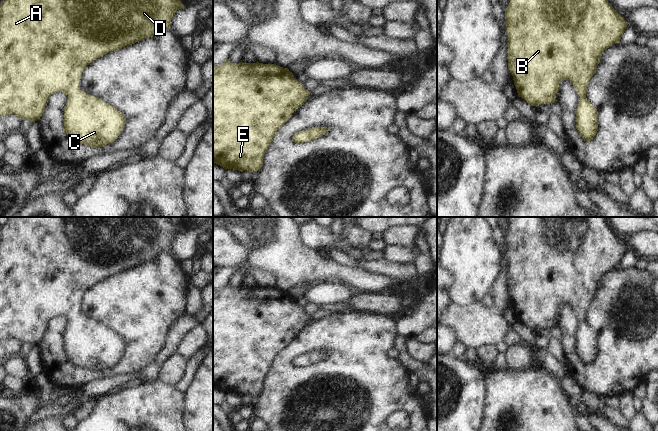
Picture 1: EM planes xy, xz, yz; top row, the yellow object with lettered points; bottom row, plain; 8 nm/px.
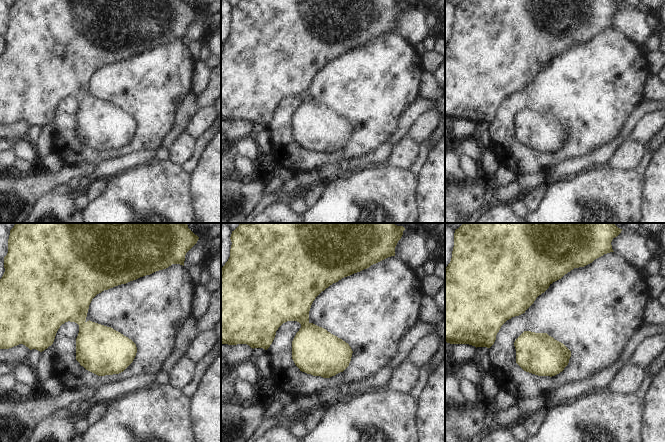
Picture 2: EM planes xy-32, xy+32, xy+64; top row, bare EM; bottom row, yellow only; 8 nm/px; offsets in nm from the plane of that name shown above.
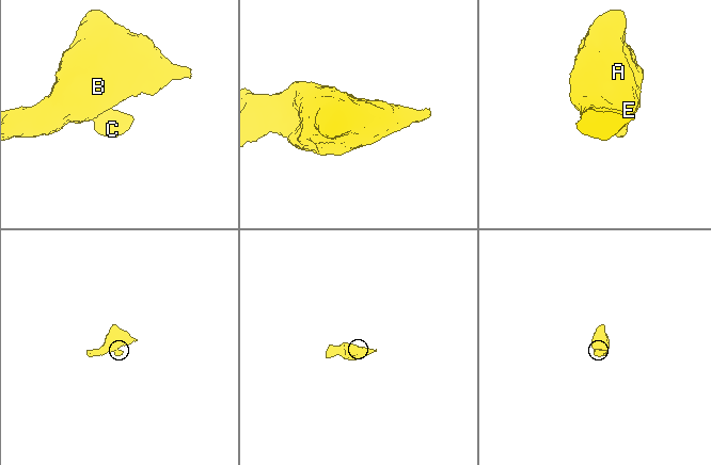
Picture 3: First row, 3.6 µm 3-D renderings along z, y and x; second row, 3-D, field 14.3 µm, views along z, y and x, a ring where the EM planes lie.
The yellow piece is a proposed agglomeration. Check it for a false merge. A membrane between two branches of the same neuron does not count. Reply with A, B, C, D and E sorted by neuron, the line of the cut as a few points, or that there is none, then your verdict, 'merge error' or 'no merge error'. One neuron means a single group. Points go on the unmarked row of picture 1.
groups A B C D E; cut none; no merge error

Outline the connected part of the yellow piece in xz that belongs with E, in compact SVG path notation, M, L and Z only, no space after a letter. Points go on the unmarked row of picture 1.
M229 283L222 289L213 290L213 387L225 394L259 395L264 378L273 365L277 354L300 332L311 316L304 313L288 292L274 288L231 287Z

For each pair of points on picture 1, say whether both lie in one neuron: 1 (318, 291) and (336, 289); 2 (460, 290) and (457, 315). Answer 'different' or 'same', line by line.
1: same
2: different

